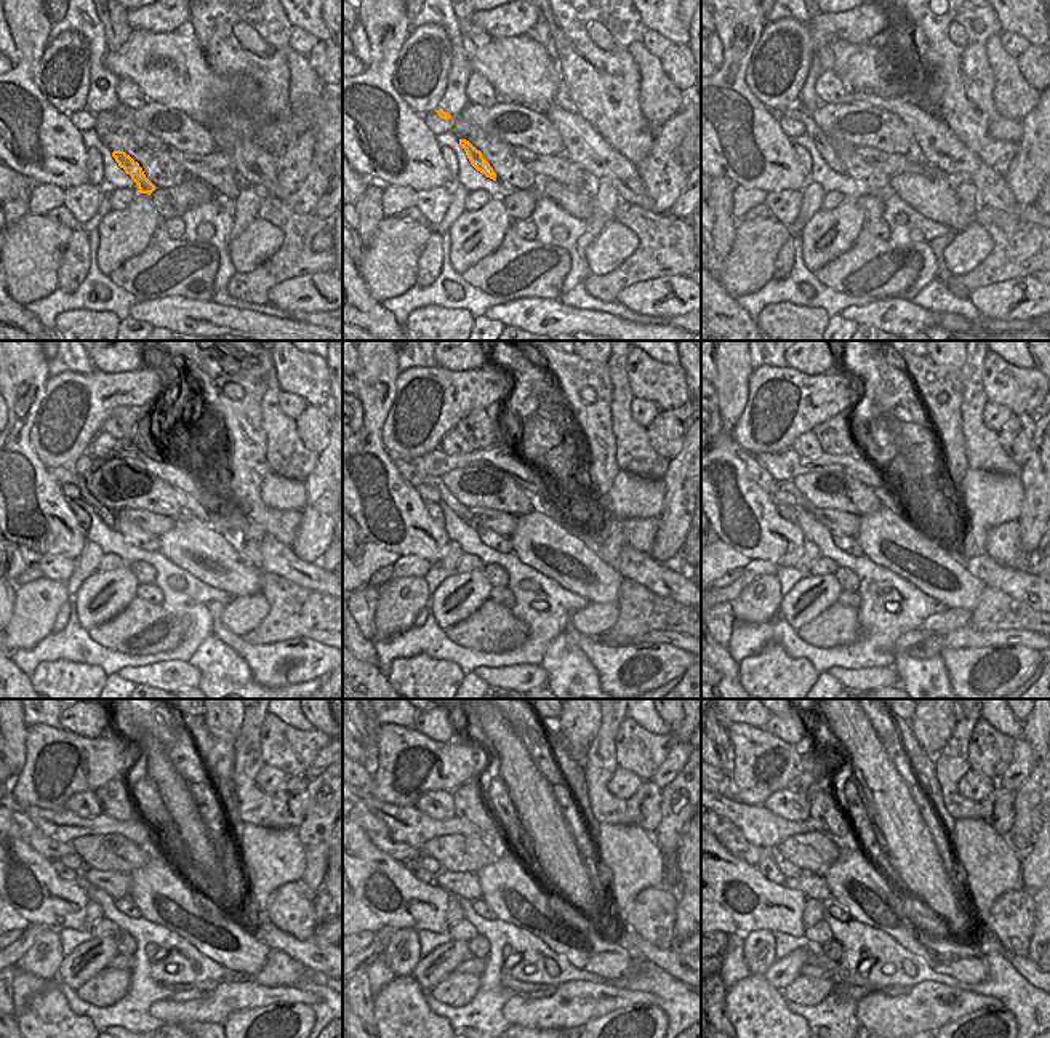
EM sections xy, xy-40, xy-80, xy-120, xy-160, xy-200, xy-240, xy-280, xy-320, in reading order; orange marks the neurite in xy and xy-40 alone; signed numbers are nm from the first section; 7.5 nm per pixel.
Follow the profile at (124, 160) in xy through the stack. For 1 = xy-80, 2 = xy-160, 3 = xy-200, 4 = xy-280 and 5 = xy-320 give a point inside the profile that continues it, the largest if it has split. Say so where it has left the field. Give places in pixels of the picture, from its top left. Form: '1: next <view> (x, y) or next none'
1: next xy-80 (826, 151)
2: next xy-160 (412, 475)
3: next xy-200 (759, 475)
4: next xy-280 (376, 830)
5: next xy-320 (733, 840)

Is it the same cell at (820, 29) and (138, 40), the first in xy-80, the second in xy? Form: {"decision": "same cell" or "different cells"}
{"decision": "different cells"}

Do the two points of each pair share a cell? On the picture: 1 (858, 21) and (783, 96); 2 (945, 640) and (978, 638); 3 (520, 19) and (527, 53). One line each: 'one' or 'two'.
1: one
2: one
3: two

